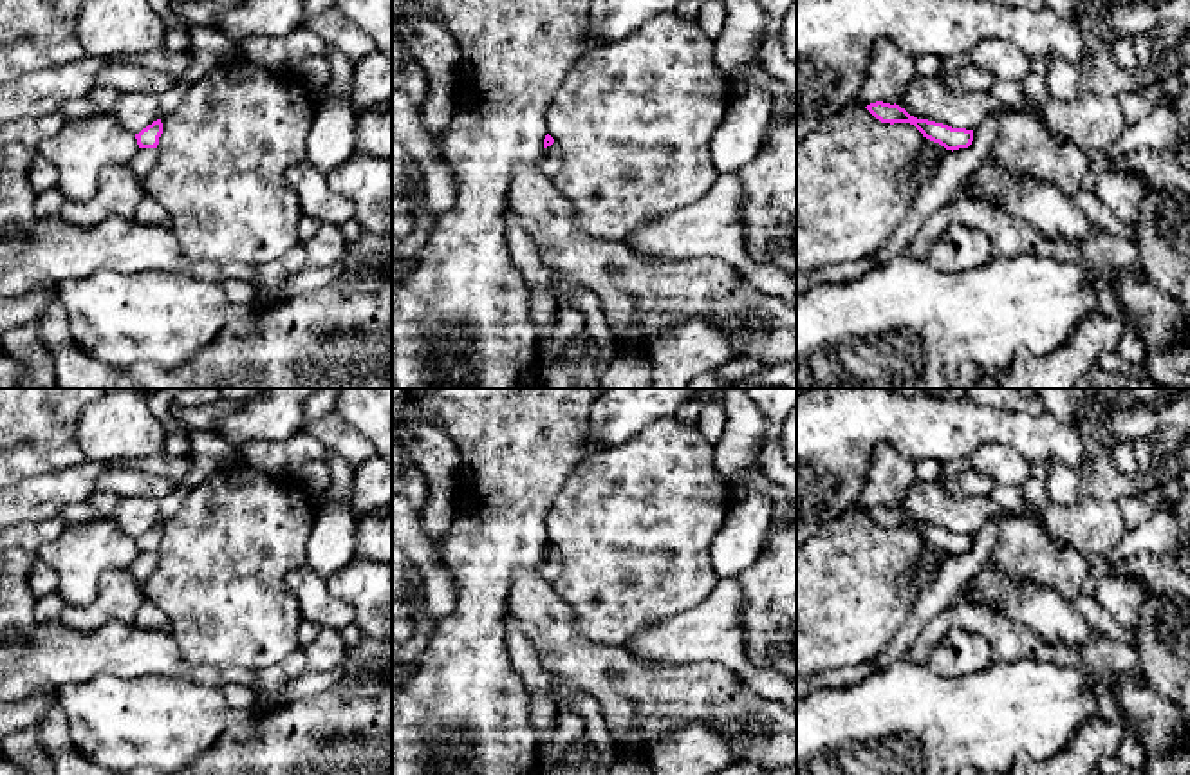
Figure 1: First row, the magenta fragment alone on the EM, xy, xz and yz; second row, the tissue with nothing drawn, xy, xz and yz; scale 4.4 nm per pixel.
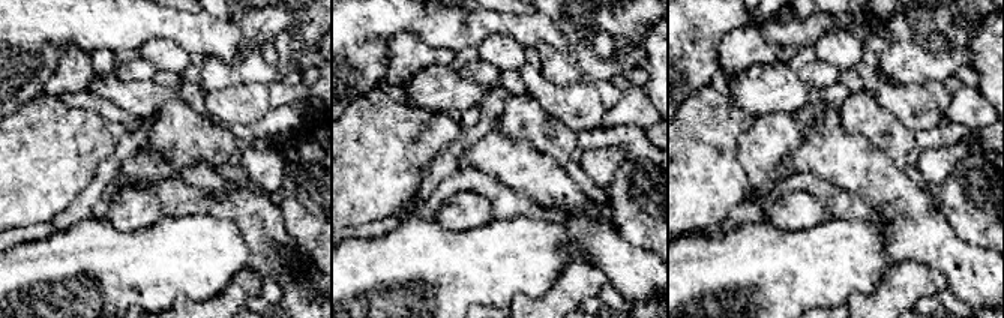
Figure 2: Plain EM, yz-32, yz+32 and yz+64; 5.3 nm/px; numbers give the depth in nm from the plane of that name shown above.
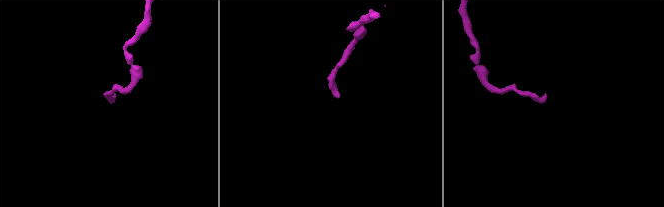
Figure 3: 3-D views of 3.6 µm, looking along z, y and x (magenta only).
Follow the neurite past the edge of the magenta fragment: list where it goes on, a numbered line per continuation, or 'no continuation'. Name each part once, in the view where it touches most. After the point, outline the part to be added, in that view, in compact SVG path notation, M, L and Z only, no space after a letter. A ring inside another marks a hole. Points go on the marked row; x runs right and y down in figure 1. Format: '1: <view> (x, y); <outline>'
no continuation

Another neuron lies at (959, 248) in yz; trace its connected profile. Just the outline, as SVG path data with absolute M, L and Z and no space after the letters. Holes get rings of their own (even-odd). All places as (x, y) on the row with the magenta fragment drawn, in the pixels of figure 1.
M950 224L932 244L928 262L943 273L962 273L988 264L993 242L982 229Z

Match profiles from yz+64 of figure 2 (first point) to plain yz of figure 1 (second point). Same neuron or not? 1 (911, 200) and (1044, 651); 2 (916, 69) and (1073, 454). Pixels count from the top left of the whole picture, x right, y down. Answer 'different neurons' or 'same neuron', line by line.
1: different neurons
2: different neurons

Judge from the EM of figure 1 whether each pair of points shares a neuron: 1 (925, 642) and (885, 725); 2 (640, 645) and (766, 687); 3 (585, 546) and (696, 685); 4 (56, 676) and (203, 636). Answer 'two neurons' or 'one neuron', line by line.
1: two neurons
2: one neuron
3: two neurons
4: two neurons

